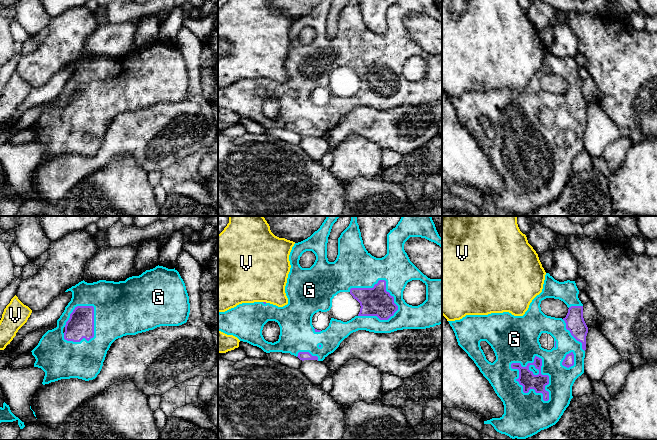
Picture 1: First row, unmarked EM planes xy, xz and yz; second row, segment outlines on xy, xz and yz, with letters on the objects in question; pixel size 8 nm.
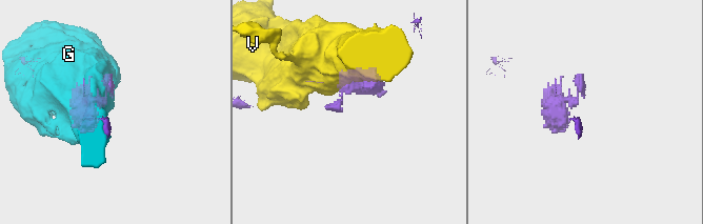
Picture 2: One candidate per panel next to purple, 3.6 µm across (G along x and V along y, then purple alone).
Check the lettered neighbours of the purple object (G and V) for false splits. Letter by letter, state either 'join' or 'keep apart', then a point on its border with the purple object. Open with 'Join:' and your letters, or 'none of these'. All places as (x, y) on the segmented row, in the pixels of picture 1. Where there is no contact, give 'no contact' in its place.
Join: G
G: join; meets purple in yz at (523, 389)
V: keep apart; meets purple in xz at (265, 302)

